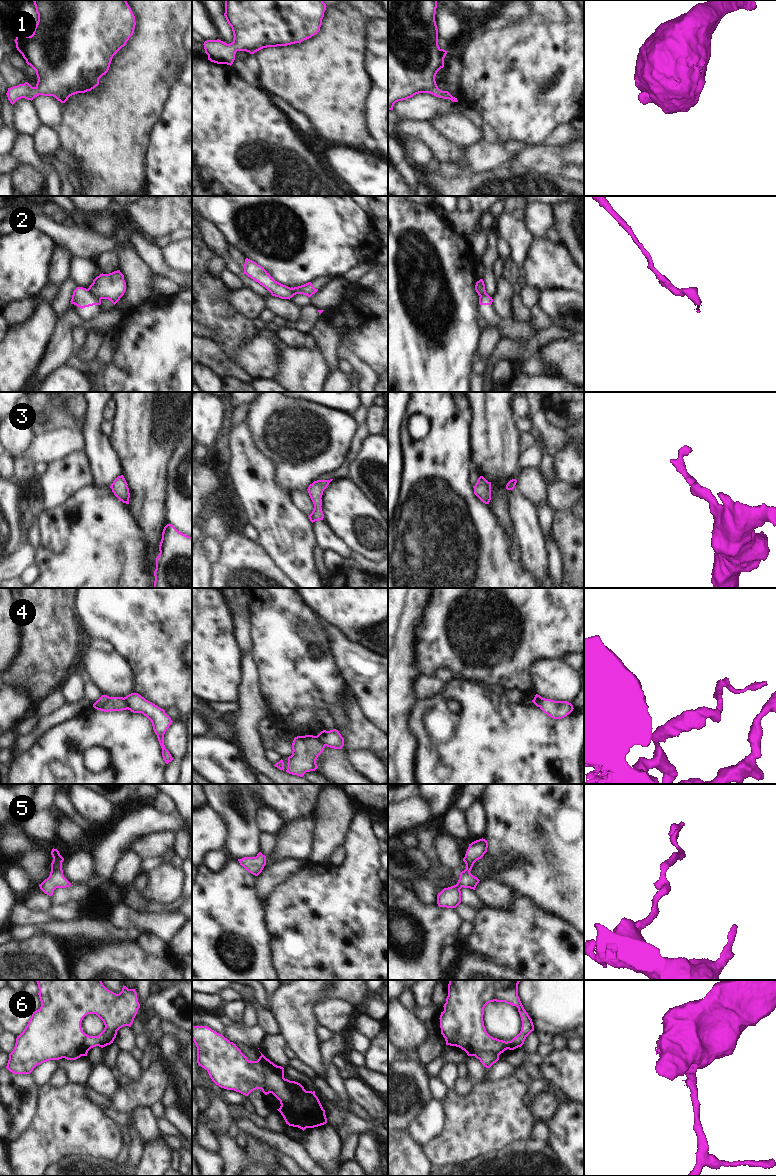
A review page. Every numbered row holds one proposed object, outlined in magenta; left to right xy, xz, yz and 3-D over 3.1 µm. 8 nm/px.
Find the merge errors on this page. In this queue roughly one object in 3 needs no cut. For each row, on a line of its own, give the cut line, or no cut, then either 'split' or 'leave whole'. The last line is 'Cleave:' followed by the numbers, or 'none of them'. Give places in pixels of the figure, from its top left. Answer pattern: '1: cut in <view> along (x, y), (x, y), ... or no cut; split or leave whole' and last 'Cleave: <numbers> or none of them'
1: no cut; leave whole
2: cut in xy along (87, 289), (100, 299); split
3: no cut; leave whole
4: cut in xy along (123, 698), (127, 708); split
5: no cut; leave whole
6: cut in xz along (266, 1070), (272, 1070), (283, 1078), (291, 1097), (290, 1101); split
Cleave: 2, 4, 6

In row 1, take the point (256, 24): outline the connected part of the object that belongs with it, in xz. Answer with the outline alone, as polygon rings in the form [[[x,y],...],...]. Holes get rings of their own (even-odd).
[[[225,0],[224,16],[232,28],[234,35],[233,42],[227,44],[219,39],[207,40],[203,44],[205,53],[208,55],[208,60],[211,62],[231,66],[235,60],[237,51],[246,51],[250,54],[254,54],[267,47],[301,43],[320,31],[326,7],[323,0]]]

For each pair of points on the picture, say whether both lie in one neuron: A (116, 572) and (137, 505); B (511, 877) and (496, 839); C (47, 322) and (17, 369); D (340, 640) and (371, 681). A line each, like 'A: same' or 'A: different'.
A: different
B: same
C: same
D: same

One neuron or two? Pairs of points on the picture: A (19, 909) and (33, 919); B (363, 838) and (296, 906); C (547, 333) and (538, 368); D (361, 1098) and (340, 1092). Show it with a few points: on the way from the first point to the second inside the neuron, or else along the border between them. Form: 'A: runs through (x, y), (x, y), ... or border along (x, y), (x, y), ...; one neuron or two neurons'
A: runs through (22, 912), (27, 917), (30, 917); one neuron
B: runs through (356, 858), (316, 898); one neuron
C: border along (534, 351), (528, 357); two neurons
D: border along (342, 1080), (349, 1098); two neurons

